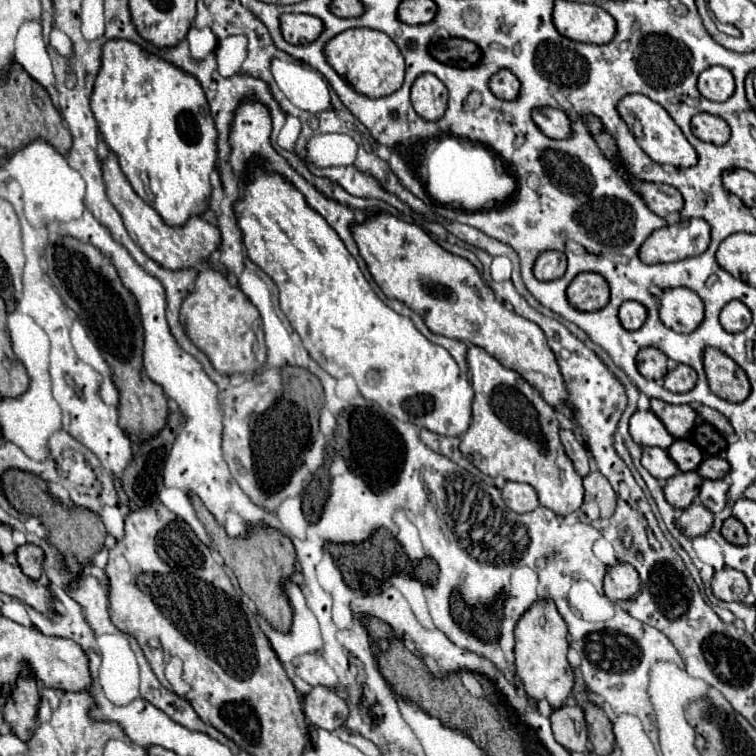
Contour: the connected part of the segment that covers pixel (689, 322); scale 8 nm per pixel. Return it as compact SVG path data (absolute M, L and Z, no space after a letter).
M668 288L660 298L660 320L674 332L692 332L704 316L700 296L688 288Z

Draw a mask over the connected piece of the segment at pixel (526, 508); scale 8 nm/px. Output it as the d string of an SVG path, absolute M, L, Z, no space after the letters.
M506 482L502 488L502 498L506 502L506 506L512 512L524 514L524 512L532 512L534 508L538 508L538 494L534 492L534 488L530 488L530 484L518 484L518 482Z

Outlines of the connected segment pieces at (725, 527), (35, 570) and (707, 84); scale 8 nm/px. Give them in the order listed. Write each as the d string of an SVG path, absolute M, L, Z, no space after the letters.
M730 516L730 518L724 520L720 534L722 534L730 544L736 544L736 546L744 546L744 544L748 544L746 530L744 530L744 526L742 526L734 516Z
M24 544L16 548L16 558L18 558L18 566L22 568L22 572L32 578L38 580L42 574L42 560L44 560L44 552L34 546L34 544Z
M710 66L698 76L698 90L712 102L724 102L734 94L734 76L722 66Z

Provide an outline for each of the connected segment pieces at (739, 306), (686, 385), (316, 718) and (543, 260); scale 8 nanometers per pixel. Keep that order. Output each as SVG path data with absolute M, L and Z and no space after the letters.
M740 300L728 302L720 312L720 324L726 332L742 332L750 324L750 320L750 310Z
M678 364L672 372L666 374L664 386L670 392L678 392L678 394L688 392L688 390L692 390L696 386L696 372L686 364Z
M318 686L304 696L304 716L316 728L336 730L346 722L348 706L342 698L336 696L336 692Z
M548 250L542 252L536 262L534 262L534 276L538 280L556 280L566 272L566 256L564 252L556 252L556 250Z

